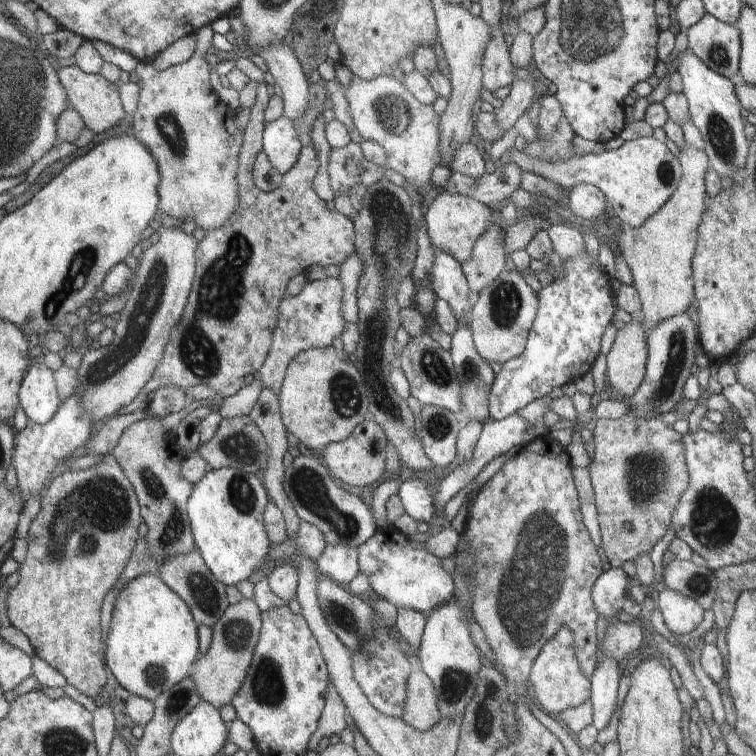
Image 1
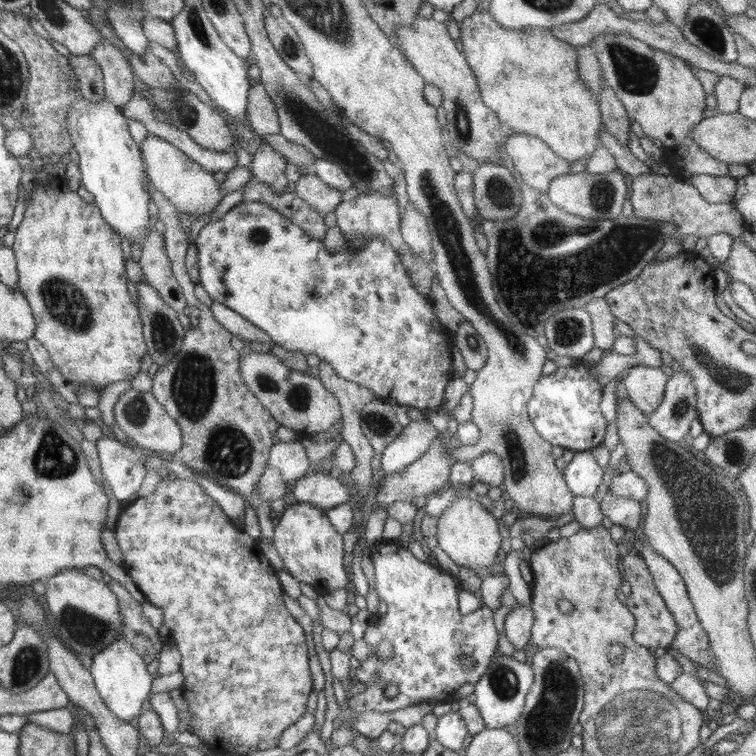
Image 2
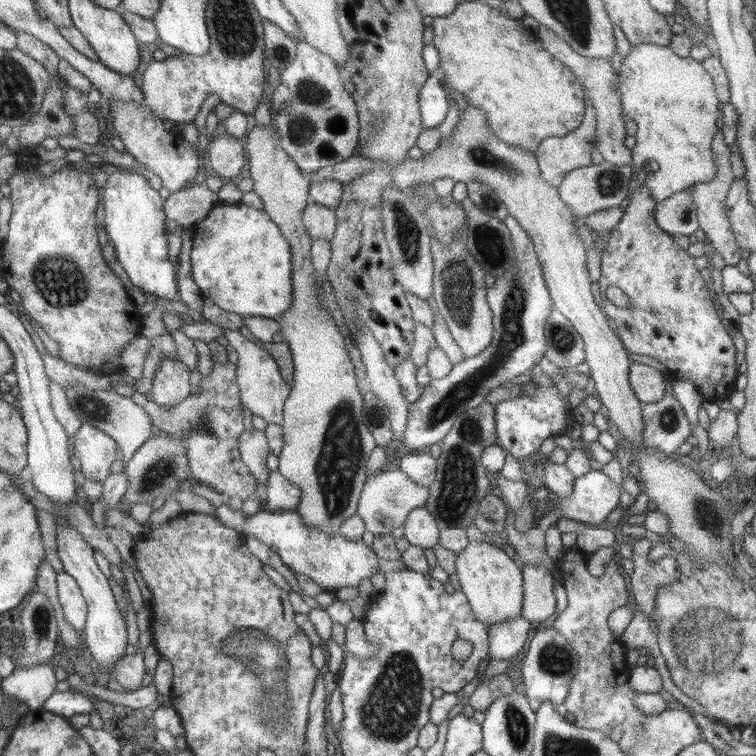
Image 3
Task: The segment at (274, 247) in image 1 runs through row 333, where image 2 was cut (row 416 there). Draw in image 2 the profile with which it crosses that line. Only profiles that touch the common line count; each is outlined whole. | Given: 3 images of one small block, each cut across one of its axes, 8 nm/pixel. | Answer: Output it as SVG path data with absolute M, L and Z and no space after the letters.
M208 312L206 316L202 316L198 326L188 327L185 331L184 342L176 358L166 365L159 366L154 374L151 393L181 427L183 446L177 455L178 462L236 495L249 499L254 486L269 466L269 451L274 445L272 438L280 425L242 379L242 352L231 344L234 338L231 332L220 326Z

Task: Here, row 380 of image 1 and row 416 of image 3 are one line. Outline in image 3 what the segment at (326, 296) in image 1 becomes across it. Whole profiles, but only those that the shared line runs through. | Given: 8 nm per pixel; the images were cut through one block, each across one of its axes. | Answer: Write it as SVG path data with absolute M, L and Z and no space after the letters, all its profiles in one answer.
M221 329L229 346L238 353L238 364L235 369L241 403L252 411L252 415L260 416L267 424L276 424L276 426L282 427L284 424L284 403L290 394L291 384L281 377L279 366L270 353L255 342L248 340L239 330Z

